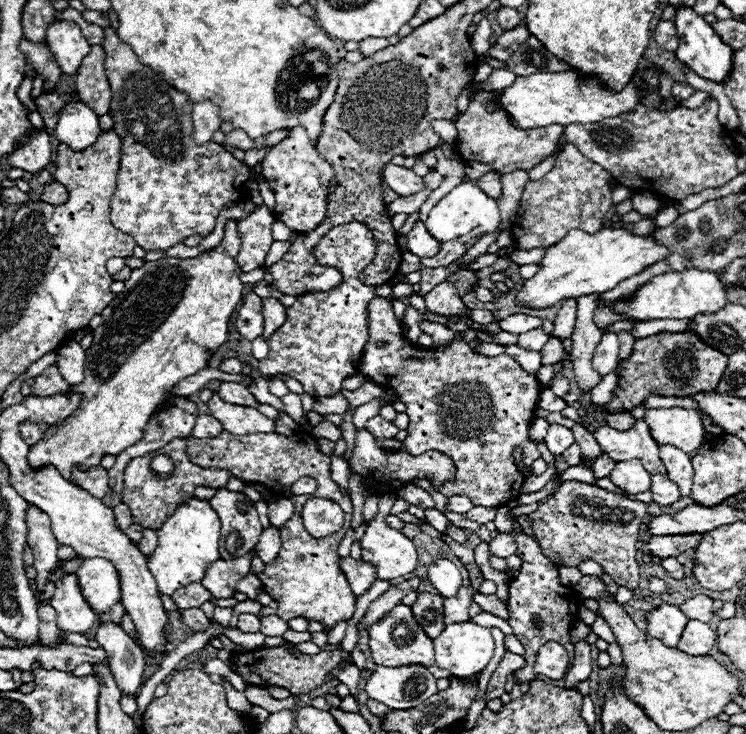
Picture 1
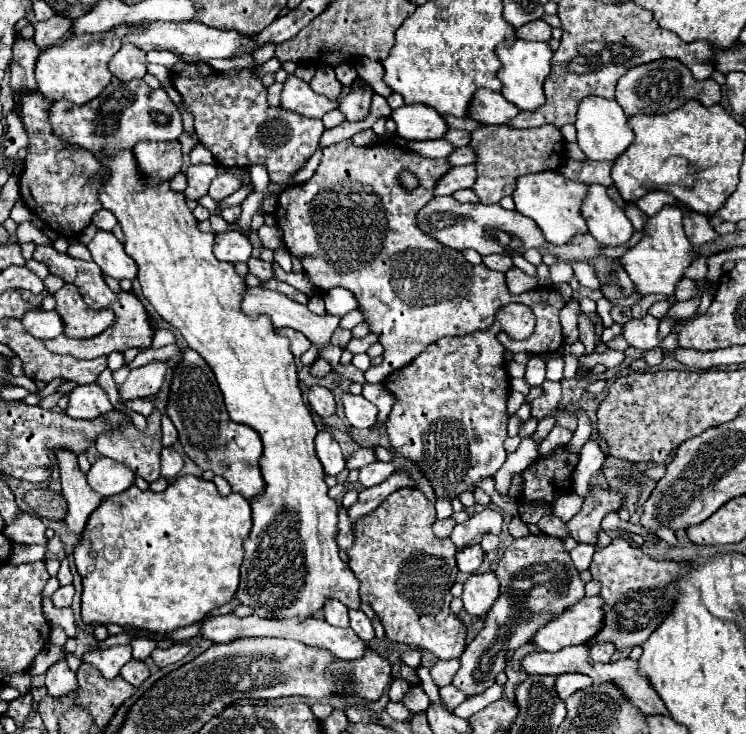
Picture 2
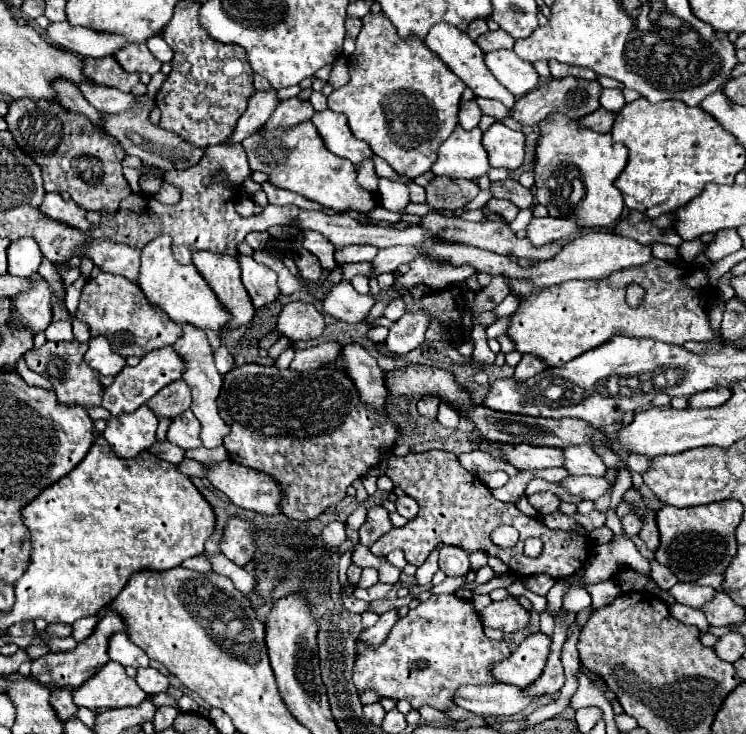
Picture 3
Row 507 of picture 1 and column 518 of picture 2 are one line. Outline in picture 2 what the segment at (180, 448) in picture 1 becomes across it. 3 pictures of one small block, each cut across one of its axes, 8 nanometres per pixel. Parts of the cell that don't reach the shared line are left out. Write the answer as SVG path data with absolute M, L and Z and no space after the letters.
M508 124L500 126L484 126L472 132L472 140L468 144L476 154L476 172L478 178L472 186L474 194L480 198L482 204L498 204L504 196L510 196L516 188L516 180L524 174L534 172L550 172L560 170L566 162L564 138L560 130L552 124L540 128L512 128Z

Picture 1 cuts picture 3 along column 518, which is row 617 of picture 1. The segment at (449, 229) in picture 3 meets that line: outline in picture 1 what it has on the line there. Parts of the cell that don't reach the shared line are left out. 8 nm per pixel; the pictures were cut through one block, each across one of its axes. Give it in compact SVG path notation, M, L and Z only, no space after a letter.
M240 614L236 628L240 632L260 632L260 618L256 614Z

